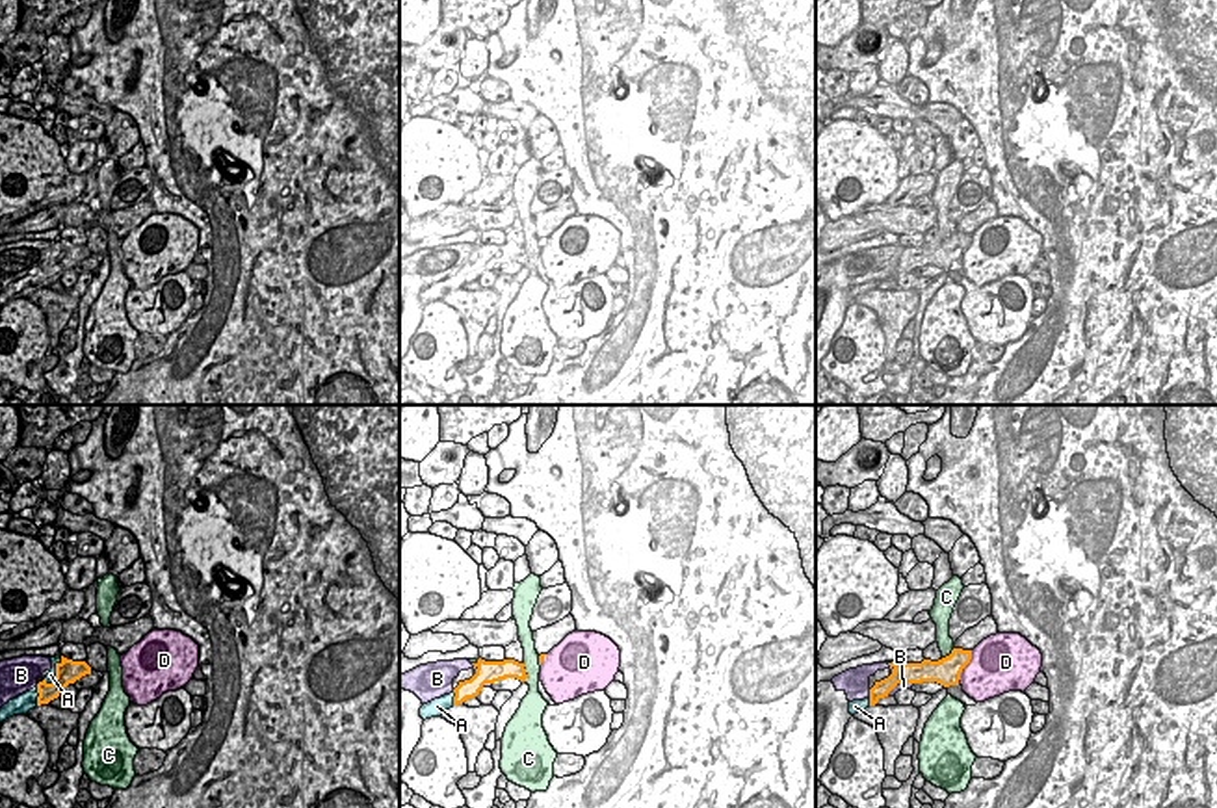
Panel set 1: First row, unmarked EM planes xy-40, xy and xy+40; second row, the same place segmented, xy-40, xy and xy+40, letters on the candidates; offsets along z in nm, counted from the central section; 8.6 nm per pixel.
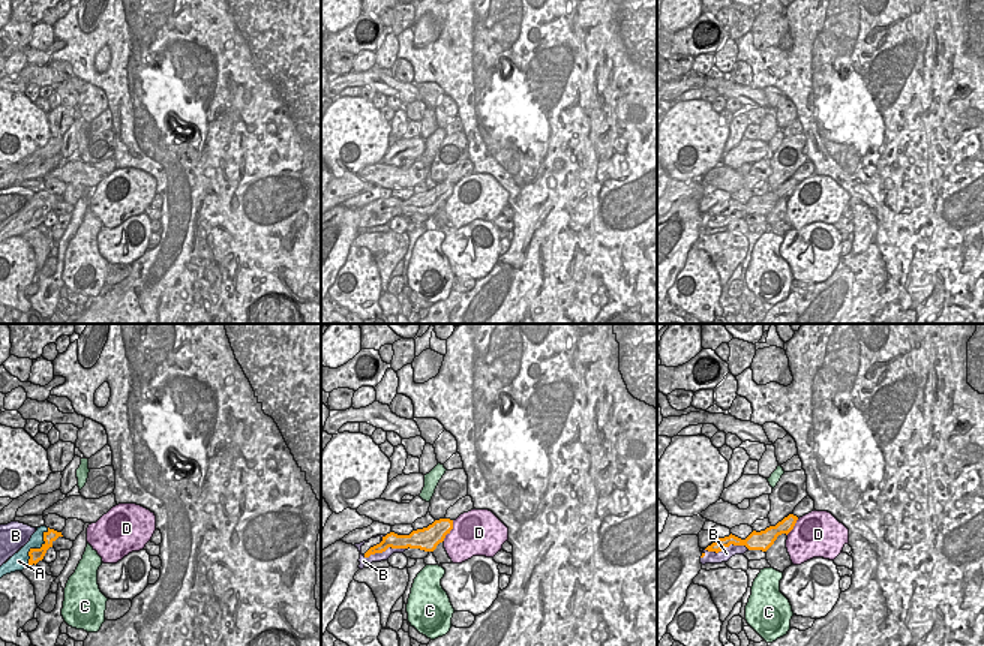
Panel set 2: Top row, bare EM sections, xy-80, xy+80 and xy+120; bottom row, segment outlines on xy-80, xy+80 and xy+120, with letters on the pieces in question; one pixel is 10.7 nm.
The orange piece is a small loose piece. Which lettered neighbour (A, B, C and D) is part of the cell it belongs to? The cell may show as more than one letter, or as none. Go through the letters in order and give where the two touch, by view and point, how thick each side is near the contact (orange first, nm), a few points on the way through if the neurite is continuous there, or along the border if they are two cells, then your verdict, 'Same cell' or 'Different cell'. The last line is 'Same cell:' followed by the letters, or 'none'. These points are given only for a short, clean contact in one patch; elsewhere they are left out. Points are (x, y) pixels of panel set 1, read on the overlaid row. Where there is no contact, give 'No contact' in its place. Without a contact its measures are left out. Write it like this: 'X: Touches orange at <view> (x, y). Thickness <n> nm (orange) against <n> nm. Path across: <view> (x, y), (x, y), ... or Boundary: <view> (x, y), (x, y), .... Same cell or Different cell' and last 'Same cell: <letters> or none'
A: Touches orange at xy-40 (38, 697). Thickness 160 nm (orange) against 160 nm. Same cell
B: Touches orange at xy (476, 669). Thickness 190 nm (orange) against 160 nm. Different cell
C: Touches orange at xy (524, 673). Thickness 170 nm (orange) against 160 nm. Boundary: xy (523, 664), (526, 680). Different cell
D: Touches orange at xy+40 (967, 664). Thickness 240 nm (orange) against 440 nm. Different cell
Same cell: A

